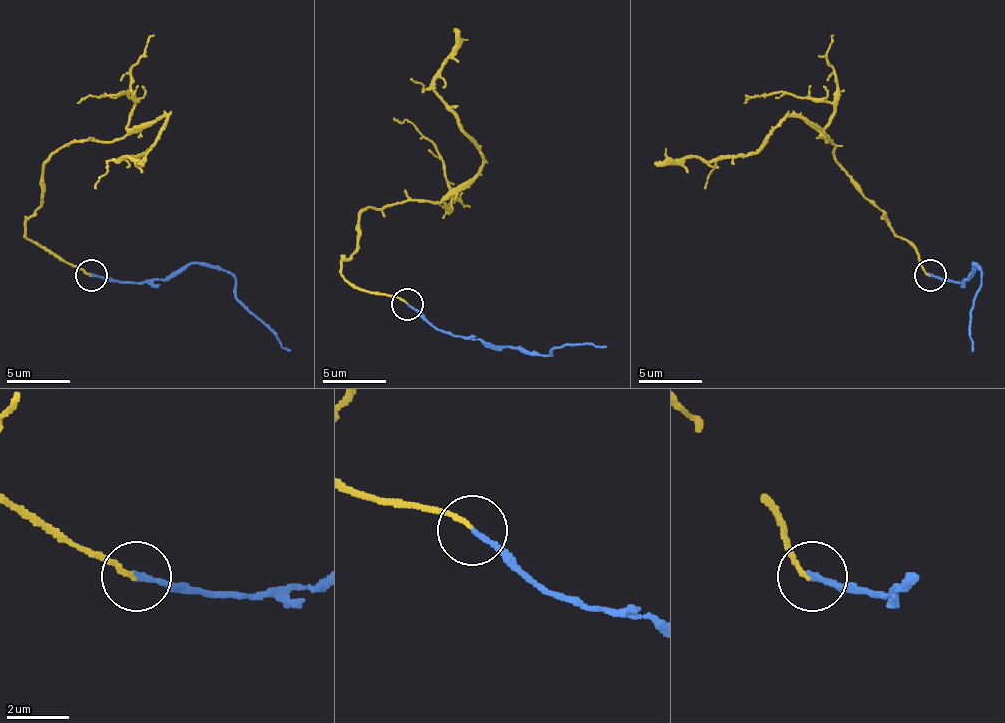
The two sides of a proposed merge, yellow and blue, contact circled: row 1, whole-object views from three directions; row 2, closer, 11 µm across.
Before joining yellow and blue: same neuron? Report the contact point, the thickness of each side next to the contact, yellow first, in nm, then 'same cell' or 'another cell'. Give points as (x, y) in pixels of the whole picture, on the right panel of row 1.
(930, 275) | 130/160 nm | same cell

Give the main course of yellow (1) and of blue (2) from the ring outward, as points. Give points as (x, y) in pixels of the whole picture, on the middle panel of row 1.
1: (406, 303), (359, 291), (343, 262), (368, 208), (441, 201), (480, 169), (483, 153), (435, 90), (461, 29)
2: (406, 303), (454, 335), (483, 338), (508, 348), (550, 354), (566, 345), (607, 348)

